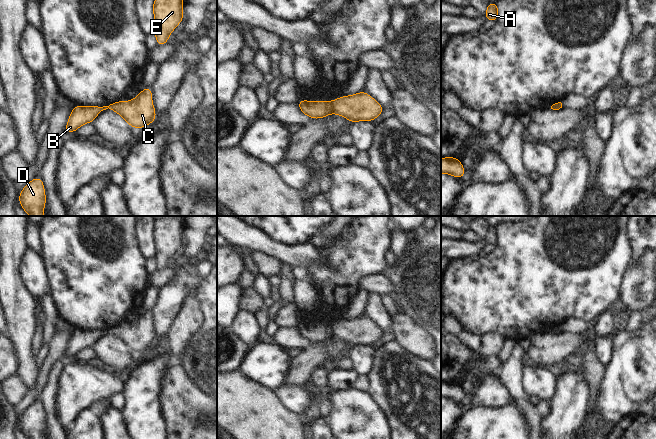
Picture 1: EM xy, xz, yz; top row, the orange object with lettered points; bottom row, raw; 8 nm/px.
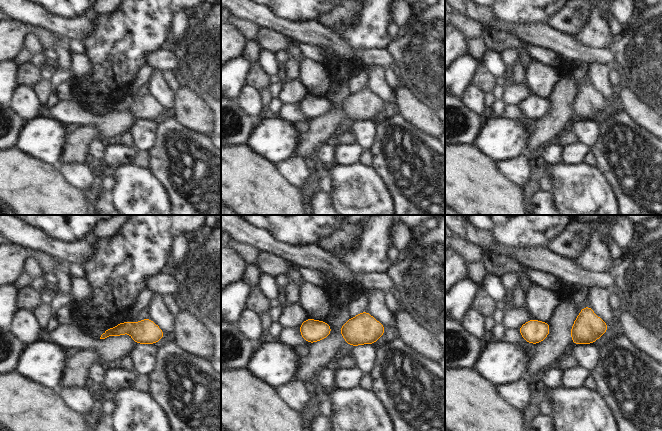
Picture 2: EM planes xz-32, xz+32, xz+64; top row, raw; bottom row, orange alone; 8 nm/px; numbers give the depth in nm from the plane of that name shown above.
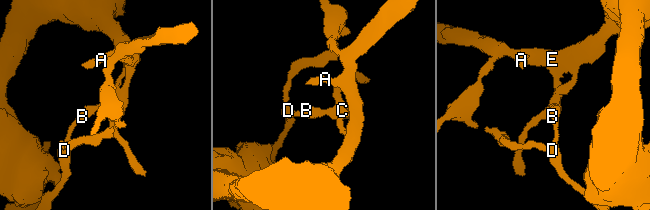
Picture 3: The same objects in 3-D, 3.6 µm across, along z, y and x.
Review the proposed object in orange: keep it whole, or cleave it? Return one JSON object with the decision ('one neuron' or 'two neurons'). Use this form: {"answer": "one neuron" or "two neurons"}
{"answer": "two neurons"}

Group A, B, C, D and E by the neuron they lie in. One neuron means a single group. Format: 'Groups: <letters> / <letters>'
Groups: A C E / B D

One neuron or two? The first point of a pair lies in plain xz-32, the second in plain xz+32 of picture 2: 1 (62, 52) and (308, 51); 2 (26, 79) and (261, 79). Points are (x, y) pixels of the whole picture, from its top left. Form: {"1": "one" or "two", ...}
{"1": "two", "2": "one"}

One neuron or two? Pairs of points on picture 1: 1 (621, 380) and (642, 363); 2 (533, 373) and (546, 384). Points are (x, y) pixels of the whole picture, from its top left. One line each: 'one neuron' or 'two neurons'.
1: one neuron
2: one neuron

